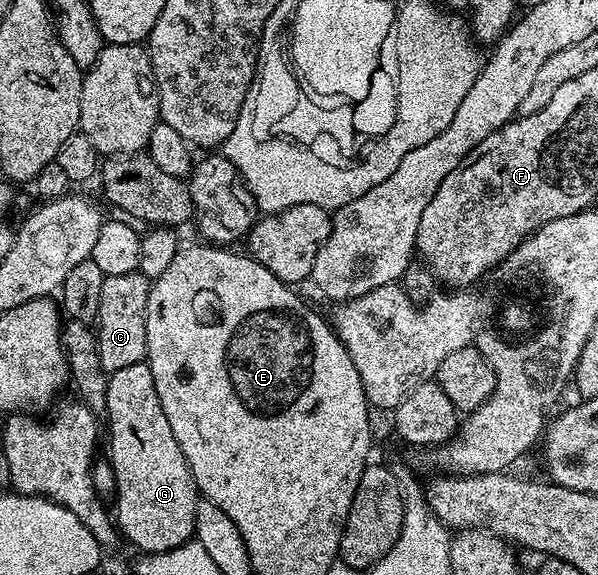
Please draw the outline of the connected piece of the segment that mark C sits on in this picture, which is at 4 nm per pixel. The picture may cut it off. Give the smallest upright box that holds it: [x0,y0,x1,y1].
[94,271,149,372]

